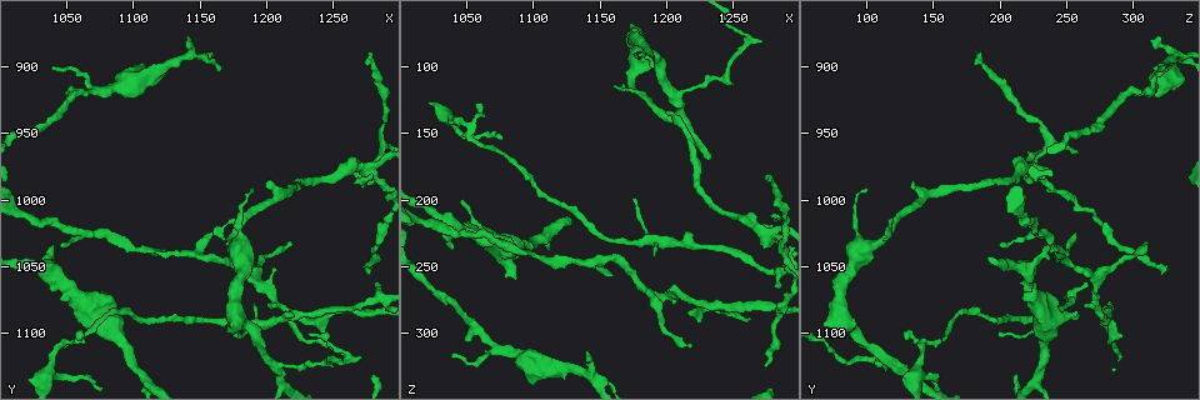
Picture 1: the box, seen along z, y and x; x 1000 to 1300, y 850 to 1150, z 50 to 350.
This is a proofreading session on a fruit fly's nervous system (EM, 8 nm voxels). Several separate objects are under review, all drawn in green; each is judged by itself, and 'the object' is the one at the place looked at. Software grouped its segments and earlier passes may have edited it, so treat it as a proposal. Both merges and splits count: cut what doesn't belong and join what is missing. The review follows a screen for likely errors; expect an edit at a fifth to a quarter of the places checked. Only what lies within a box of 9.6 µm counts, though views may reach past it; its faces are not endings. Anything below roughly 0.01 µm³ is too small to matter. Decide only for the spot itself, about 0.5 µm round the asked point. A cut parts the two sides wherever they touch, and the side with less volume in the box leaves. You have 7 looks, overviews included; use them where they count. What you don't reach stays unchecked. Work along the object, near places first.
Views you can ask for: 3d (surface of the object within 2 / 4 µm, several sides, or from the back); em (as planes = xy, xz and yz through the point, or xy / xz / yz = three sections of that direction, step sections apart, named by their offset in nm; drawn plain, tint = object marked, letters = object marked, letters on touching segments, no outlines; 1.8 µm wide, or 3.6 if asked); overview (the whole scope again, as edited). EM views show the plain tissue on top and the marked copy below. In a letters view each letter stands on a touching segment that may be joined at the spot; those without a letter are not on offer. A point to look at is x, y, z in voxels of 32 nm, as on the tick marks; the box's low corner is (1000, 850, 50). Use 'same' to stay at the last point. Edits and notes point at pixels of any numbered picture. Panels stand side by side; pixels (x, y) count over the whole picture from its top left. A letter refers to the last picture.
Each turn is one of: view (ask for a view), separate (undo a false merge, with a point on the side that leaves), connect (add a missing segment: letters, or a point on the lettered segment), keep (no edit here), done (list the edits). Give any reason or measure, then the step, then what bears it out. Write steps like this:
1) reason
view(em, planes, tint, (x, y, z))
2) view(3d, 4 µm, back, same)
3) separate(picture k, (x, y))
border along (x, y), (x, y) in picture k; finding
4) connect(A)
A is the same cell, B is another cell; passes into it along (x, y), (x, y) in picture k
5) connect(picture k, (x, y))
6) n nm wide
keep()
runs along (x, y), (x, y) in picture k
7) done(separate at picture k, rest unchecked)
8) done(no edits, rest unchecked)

tapers out
view(em, planes, letters, (1046, 1034, 200))

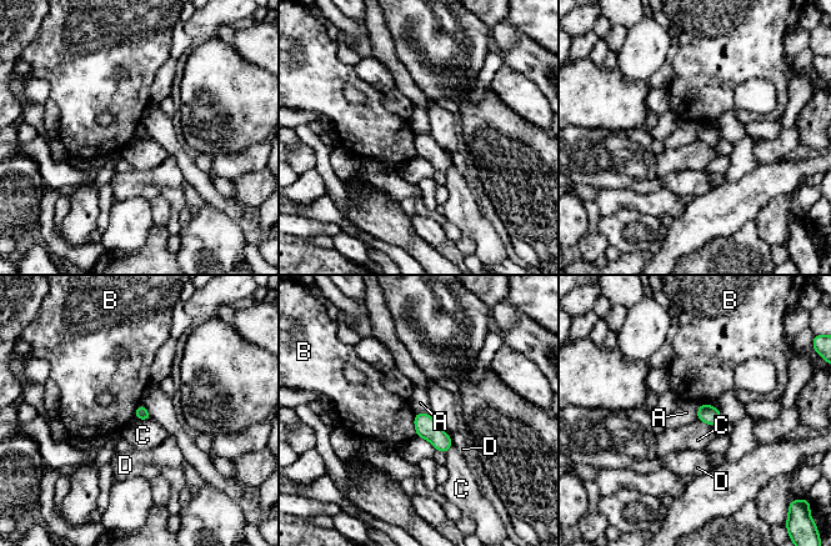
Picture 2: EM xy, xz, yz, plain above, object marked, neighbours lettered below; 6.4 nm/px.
keep()
A, B, C and D are other cells; border along (427, 412), (417, 412), (415, 415) in picture 2; none of them fits

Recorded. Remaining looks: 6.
tapers out
view(em, planes, tint, (1038, 900, 318))

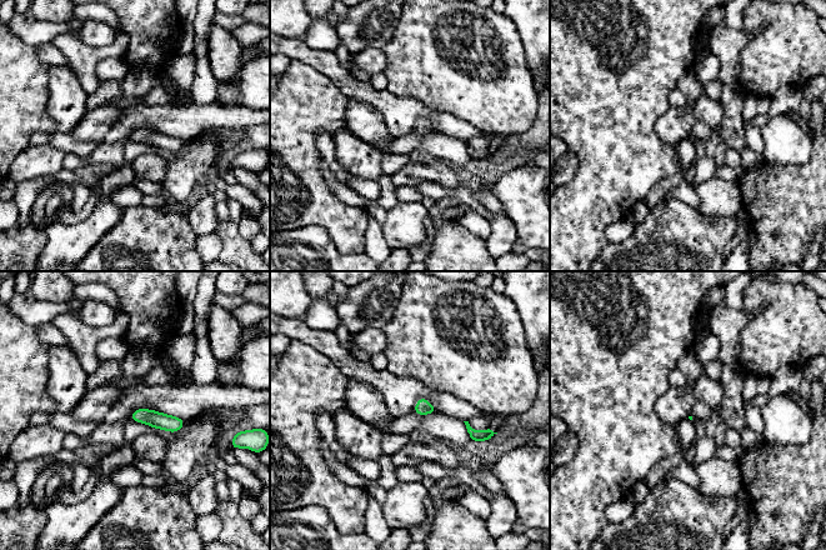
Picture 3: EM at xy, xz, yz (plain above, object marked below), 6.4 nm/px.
view(em, planes, letters, same)

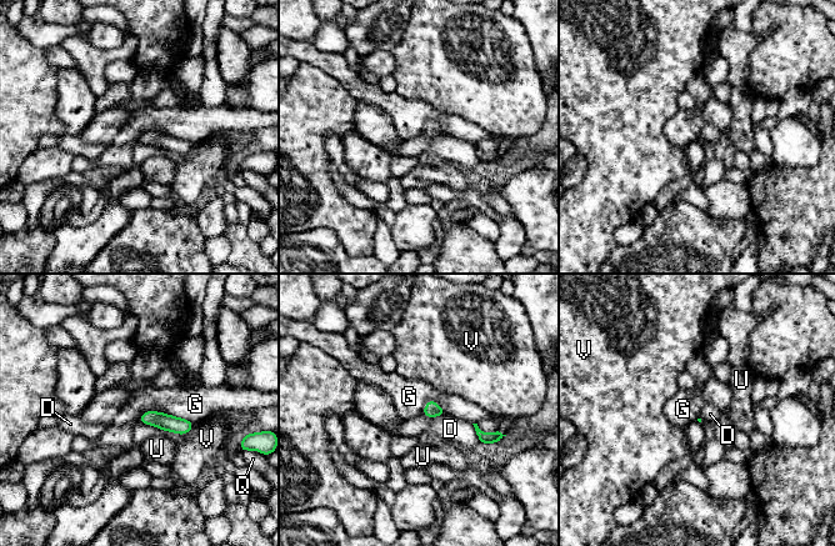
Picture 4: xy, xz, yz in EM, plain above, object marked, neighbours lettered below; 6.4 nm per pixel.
G touches over 360 nm
keep()
D, G, Q, U and V are other cells; runs along (143, 419), (189, 425) in picture 4; none of them fits

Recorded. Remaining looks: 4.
thin end
view(em, planes, letters, (1218, 1030, 308))

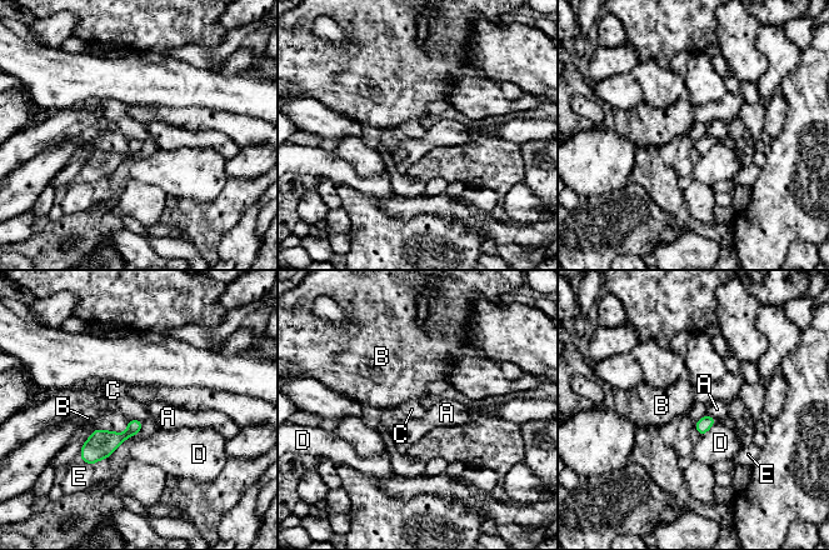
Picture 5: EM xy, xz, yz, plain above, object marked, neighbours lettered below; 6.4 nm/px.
90 nm wide
keep()
A, B, C, D and E are other cells; no lettered segment goes on from it

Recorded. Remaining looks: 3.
done(no edits, rest unchecked)

